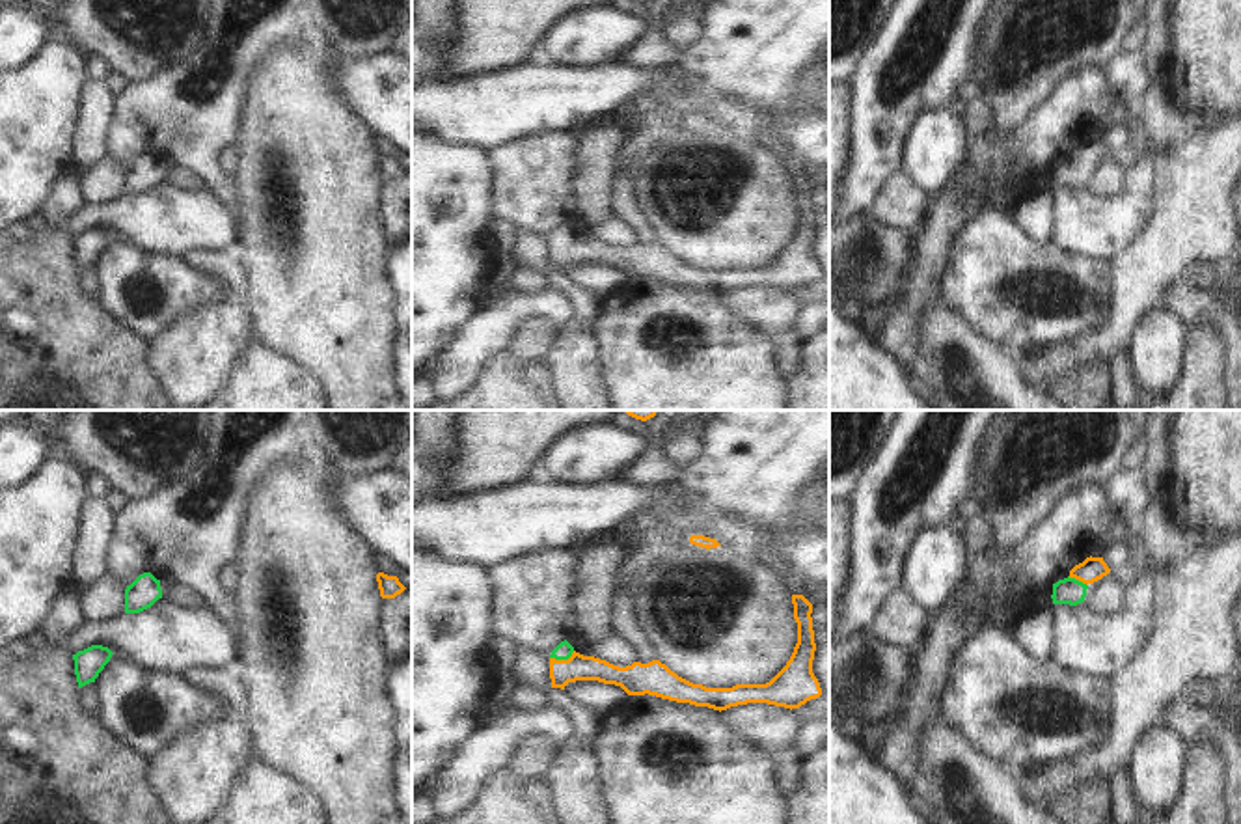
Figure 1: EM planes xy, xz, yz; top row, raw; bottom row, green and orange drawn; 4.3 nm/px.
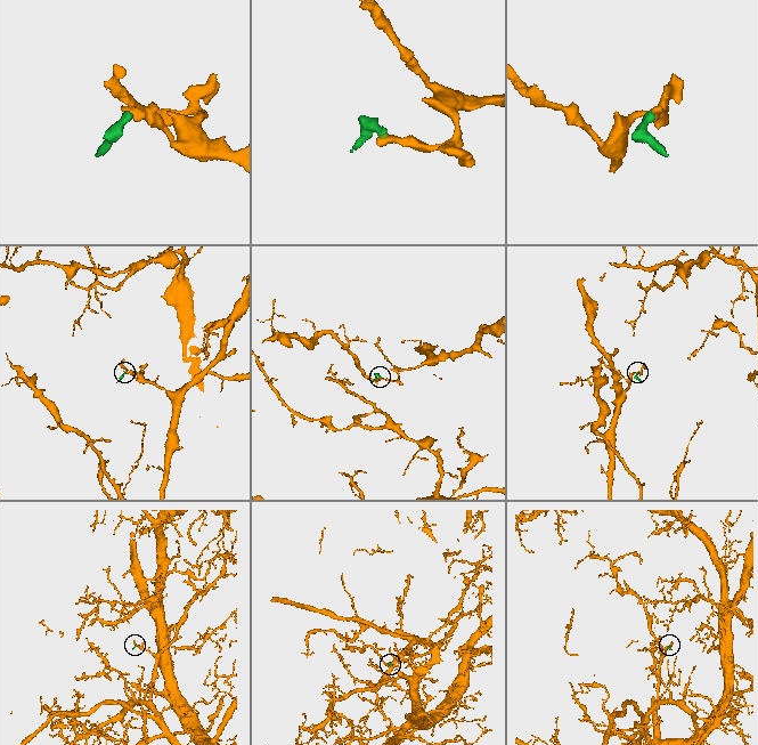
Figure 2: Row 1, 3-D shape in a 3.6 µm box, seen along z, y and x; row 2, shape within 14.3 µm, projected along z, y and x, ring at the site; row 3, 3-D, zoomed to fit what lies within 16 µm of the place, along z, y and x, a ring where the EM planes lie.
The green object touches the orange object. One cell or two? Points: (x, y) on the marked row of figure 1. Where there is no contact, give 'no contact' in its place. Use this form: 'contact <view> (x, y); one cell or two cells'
contact xz (561, 659); one cell

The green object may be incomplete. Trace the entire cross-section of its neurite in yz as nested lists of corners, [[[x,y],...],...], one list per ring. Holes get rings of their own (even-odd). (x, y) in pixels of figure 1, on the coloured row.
[[[1086,557],[1083,563],[1070,570],[1070,576],[1053,584],[1053,604],[1077,606],[1084,602],[1086,589],[1090,584],[1107,576],[1111,569],[1103,557]]]

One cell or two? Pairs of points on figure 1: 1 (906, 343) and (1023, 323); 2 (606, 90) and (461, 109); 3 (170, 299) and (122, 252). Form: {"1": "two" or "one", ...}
{"1": "two", "2": "one", "3": "one"}

